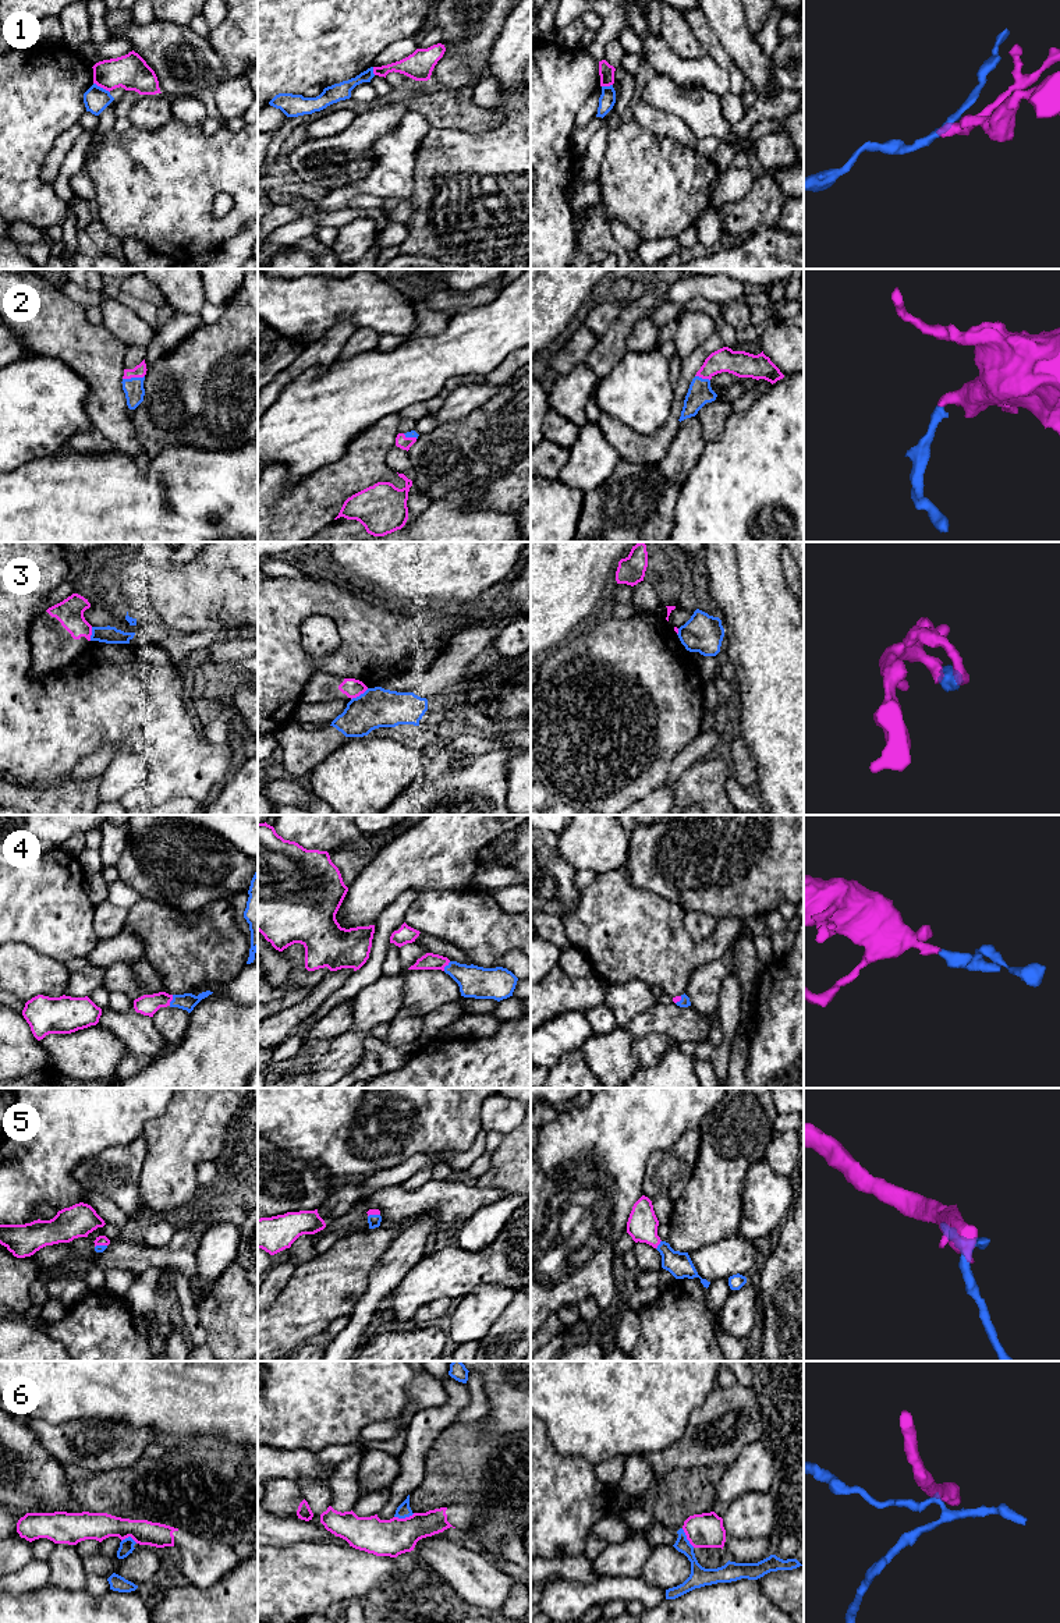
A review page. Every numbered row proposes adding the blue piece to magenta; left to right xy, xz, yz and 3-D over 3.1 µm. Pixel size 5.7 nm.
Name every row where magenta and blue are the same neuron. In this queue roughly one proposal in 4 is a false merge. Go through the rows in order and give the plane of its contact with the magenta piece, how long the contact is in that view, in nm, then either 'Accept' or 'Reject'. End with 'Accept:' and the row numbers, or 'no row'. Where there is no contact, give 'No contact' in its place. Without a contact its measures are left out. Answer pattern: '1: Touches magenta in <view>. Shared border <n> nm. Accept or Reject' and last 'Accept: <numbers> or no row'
1: Touches magenta in xy. Shared border 110 nm. Reject
2: Touches magenta in xy. Shared border 130 nm. Accept
3: Touches magenta in xz. Shared border 120 nm. Reject
4: Touches magenta in xy. Shared border 70 nm. Accept
5: Touches magenta in yz. Shared border 60 nm. Accept
6: Touches magenta in xz. Shared border 120 nm. Reject
Accept: 2, 4, 5

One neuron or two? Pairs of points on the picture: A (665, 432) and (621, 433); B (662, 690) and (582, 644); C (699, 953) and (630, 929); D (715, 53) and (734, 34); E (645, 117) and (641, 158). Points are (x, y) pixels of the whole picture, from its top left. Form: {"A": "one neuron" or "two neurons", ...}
{"A": "one neuron", "B": "one neuron", "C": "one neuron", "D": "two neurons", "E": "two neurons"}

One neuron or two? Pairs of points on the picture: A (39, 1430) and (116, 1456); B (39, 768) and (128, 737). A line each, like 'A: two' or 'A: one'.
A: one
B: one

